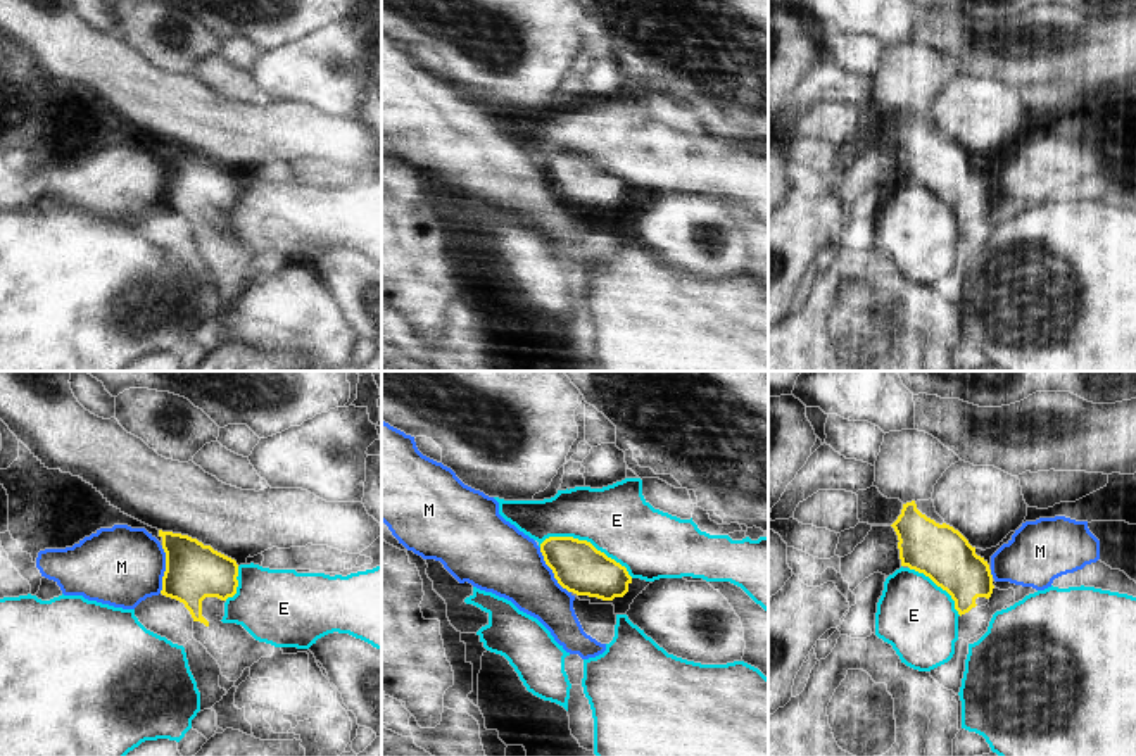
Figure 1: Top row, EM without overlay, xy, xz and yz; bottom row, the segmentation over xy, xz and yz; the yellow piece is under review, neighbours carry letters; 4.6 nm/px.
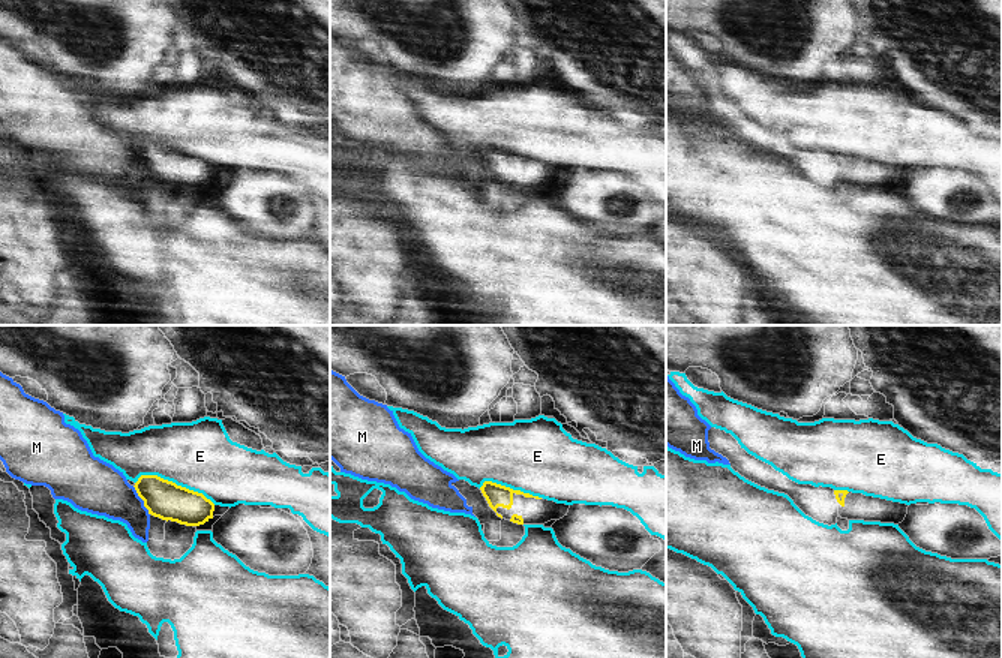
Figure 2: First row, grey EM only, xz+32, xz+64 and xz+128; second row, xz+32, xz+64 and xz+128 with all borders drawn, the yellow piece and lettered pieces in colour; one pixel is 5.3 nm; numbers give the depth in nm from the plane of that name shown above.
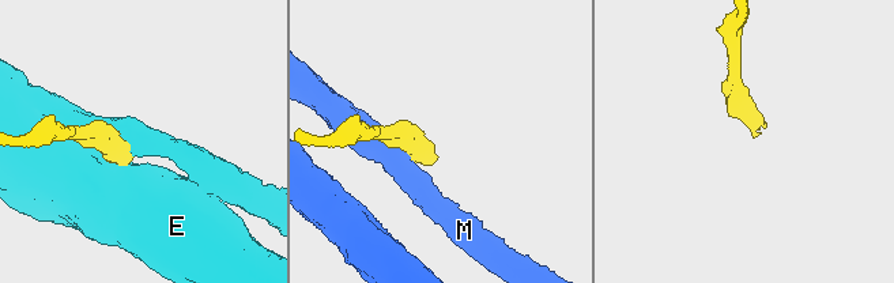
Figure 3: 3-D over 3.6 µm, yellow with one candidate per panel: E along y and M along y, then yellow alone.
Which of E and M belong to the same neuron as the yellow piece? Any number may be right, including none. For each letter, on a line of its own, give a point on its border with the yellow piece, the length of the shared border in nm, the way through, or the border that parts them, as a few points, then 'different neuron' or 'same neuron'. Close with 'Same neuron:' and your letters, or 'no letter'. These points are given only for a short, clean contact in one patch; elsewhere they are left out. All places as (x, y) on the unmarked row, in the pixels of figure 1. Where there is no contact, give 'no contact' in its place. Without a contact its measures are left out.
E: meets yellow in xz at (586, 154); contact 460 nm long; different neuron
M: meets yellow in xz at (553, 185); contact 260 nm long; border along xz (539, 161), (553, 190), (570, 206); different neuron
Same neuron: no letter

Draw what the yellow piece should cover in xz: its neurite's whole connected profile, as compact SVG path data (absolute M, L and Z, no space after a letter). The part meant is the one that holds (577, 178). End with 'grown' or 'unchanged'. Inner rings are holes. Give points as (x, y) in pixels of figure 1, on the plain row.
M549 150L540 157L540 166L558 197L577 209L613 214L623 211L632 197L625 180L587 154Z; unchanged

